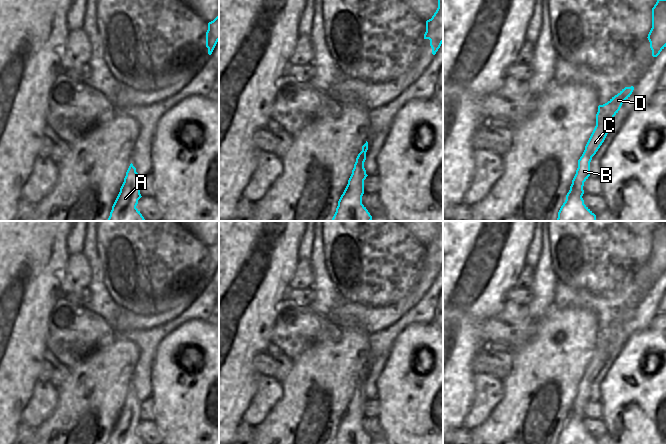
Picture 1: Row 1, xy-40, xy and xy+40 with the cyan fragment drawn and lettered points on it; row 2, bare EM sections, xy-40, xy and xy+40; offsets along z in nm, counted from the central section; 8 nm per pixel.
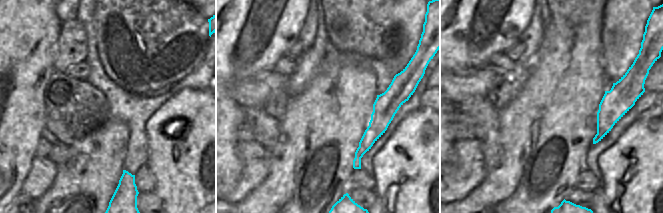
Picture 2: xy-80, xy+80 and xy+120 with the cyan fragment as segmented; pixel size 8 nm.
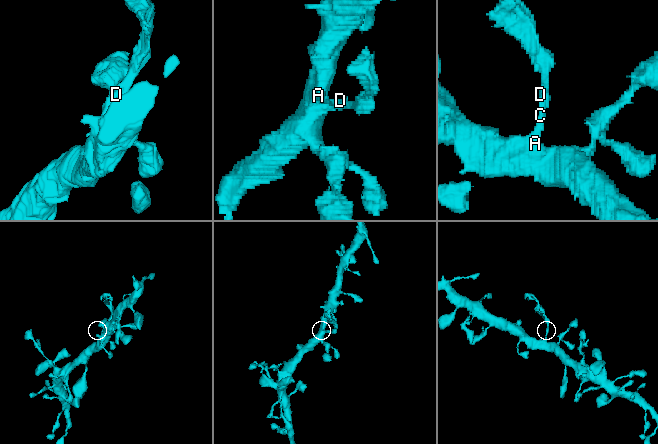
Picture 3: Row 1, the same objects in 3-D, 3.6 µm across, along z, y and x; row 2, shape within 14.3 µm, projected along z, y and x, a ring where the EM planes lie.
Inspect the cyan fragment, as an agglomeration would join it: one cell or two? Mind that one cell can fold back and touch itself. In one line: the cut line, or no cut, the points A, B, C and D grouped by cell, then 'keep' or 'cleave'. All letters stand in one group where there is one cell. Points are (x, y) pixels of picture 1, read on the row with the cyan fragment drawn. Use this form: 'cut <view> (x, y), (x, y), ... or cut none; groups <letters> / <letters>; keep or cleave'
cut xy+40 (585, 149), (591, 157); groups A B / C D; cleave

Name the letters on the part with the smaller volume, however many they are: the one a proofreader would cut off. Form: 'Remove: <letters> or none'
Remove: C, D

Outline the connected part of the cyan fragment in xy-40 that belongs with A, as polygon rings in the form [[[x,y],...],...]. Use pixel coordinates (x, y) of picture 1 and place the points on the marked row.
[[[131,163],[107,221],[146,221],[136,208],[141,197],[140,176]]]

